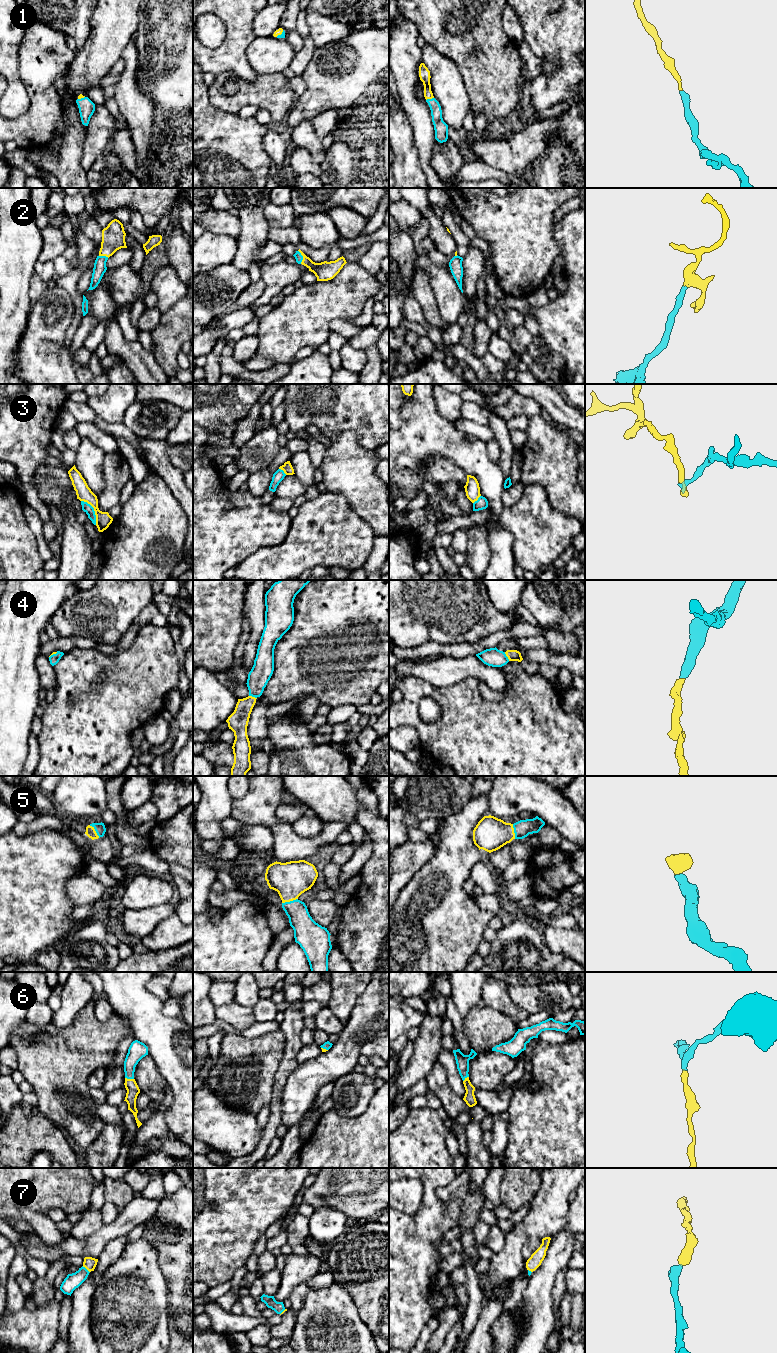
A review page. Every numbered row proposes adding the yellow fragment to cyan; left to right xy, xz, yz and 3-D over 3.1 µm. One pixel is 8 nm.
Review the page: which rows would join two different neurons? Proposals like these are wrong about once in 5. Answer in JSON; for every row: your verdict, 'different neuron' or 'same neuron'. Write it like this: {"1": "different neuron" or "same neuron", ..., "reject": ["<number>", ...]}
{"1": "same neuron", "2": "same neuron", "3": "different neuron", "4": "same neuron", "5": "same neuron", "6": "same neuron", "7": "same neuron", "reject": ["3"]}

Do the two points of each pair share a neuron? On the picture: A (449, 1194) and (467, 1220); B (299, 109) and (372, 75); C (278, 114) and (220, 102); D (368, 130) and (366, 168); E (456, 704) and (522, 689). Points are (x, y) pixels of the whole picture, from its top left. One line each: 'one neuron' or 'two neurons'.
A: one neuron
B: one neuron
C: one neuron
D: one neuron
E: one neuron

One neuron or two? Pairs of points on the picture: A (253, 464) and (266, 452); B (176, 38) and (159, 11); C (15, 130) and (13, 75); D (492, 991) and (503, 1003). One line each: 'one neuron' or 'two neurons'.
A: one neuron
B: two neurons
C: two neurons
D: one neuron

